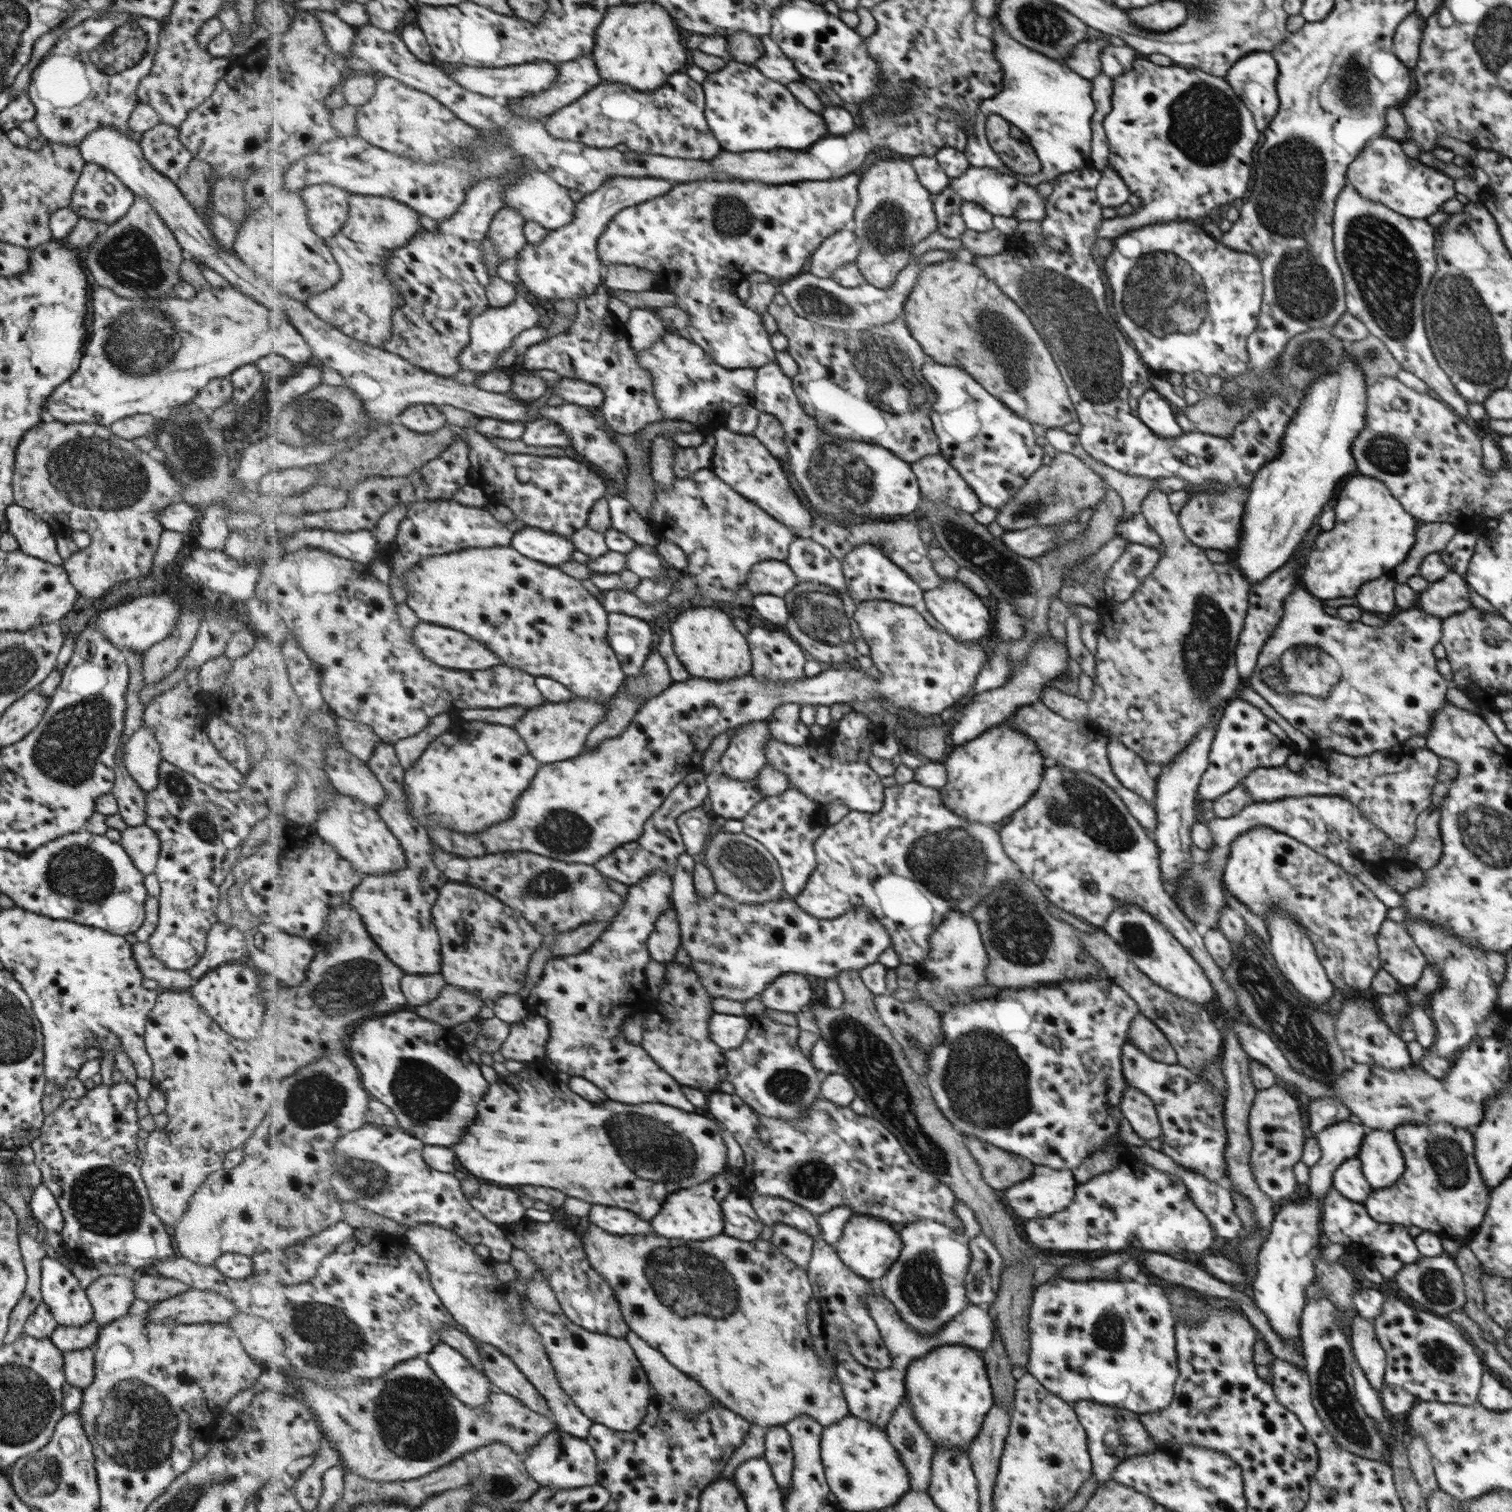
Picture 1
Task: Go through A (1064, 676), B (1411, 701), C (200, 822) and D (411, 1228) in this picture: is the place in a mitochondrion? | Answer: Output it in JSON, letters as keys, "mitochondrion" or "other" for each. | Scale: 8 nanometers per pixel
{"A":"other","B":"other","C":"mitochondrion","D":"other"}

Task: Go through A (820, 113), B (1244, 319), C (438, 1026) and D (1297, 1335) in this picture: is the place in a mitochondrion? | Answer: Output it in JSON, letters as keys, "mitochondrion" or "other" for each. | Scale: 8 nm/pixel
{"A":"other","B":"other","C":"other","D":"other"}

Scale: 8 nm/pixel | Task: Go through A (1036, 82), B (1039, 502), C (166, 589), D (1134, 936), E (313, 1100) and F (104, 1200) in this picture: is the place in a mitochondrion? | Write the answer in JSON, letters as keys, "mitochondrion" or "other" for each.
{"A":"other","B":"mitochondrion","C":"other","D":"mitochondrion","E":"mitochondrion","F":"mitochondrion"}

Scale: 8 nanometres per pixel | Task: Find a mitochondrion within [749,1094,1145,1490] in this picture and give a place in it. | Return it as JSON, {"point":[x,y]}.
{"point":[921,1286]}

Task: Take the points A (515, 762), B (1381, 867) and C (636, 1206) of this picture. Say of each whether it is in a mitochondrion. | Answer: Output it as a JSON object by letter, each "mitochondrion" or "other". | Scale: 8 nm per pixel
{"A":"other","B":"other","C":"other"}

